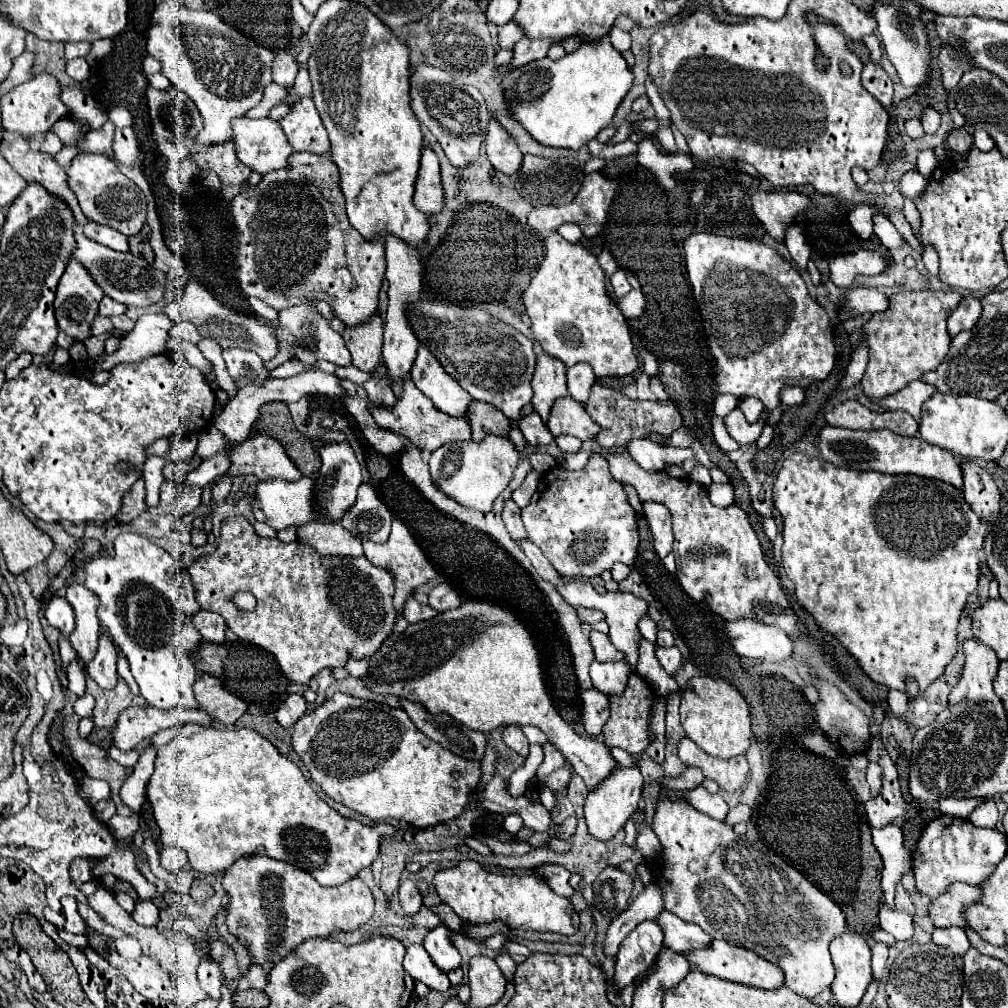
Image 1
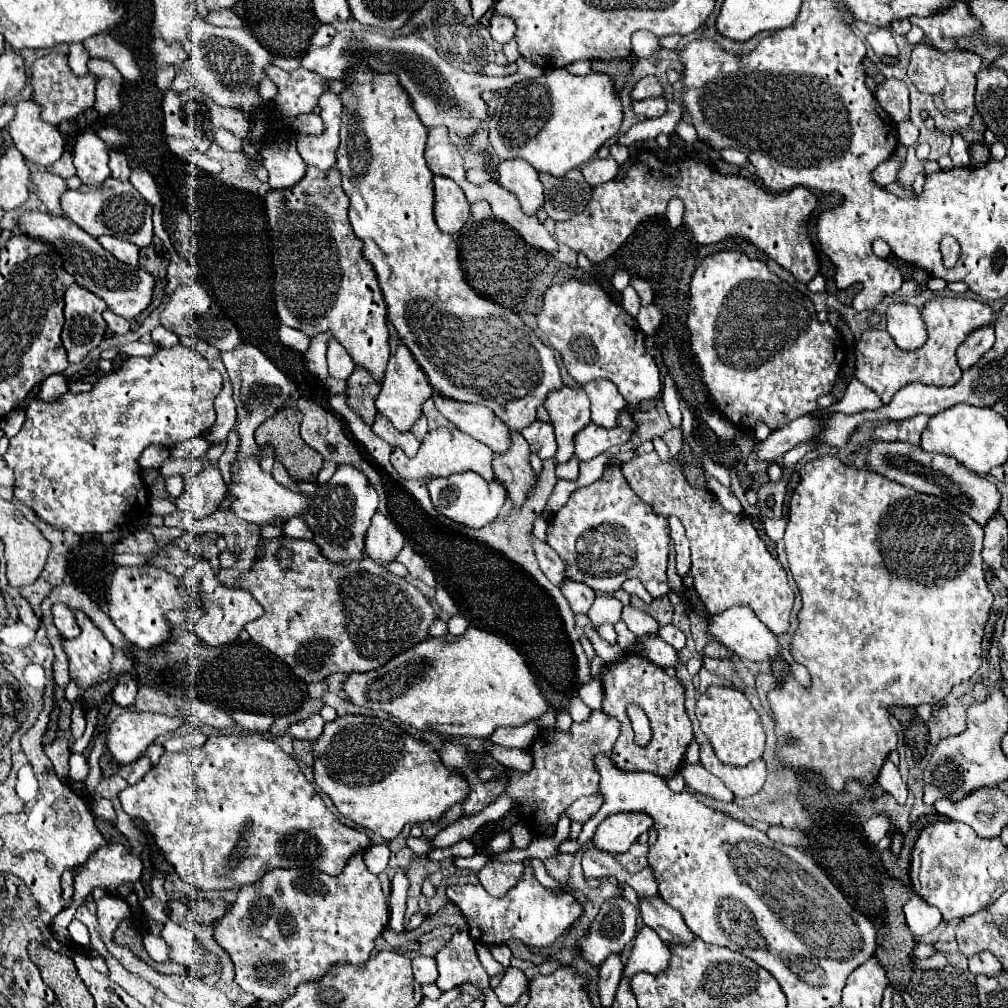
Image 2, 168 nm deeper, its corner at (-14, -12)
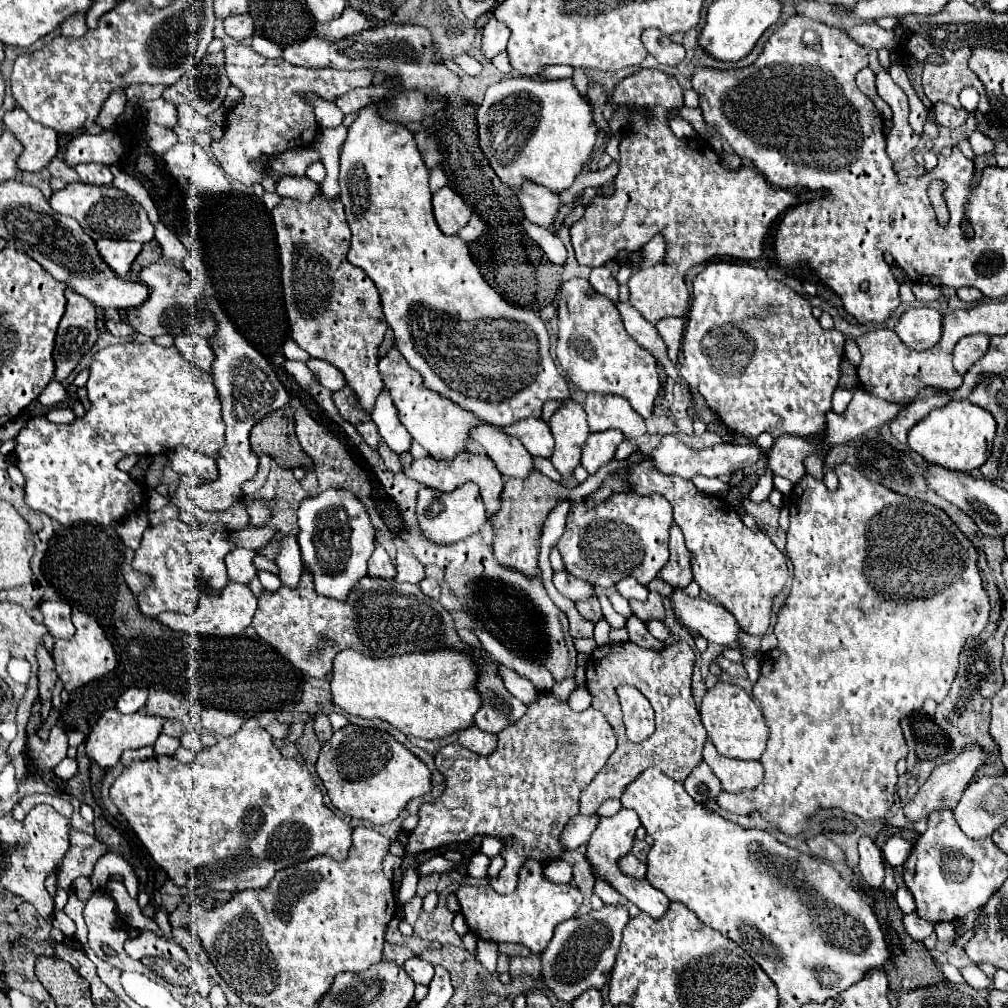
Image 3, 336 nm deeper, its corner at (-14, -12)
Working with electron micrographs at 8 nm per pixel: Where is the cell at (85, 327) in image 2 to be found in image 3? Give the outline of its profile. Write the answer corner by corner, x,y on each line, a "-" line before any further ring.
66,288
66,312
58,326
54,362
56,374
54,380
62,382
76,368
80,358
96,344
96,308
90,300

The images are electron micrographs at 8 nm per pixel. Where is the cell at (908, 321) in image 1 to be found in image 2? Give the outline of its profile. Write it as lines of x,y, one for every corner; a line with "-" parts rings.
938,296
926,304
926,328
928,340
922,348
914,352
900,350
892,336
886,330
866,330
856,342
856,378
872,388
884,404
910,382
934,384
934,386
952,386
962,376
962,370
956,362
956,348
962,340
976,328
996,322
996,312
980,300
962,298
962,296

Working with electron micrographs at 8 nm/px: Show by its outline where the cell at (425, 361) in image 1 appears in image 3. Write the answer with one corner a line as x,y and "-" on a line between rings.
480,424
474,430
470,430
470,438
484,446
486,454
494,460
496,468
504,476
526,478
530,470
534,470
532,456
528,454
528,450
518,442
518,438
502,432
500,428

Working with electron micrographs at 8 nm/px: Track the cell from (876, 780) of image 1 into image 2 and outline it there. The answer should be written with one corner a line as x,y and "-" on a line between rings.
872,816
862,824
864,826
864,834
866,834
870,844
878,844
880,838
886,836
886,832
890,830
890,822
888,820
890,820
888,816

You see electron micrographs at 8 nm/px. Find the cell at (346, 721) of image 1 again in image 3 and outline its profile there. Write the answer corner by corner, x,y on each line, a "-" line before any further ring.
354,724
334,730
324,750
320,750
316,772
332,804
342,814
368,820
374,826
396,820
410,800
432,792
432,774
418,756
402,746
392,734

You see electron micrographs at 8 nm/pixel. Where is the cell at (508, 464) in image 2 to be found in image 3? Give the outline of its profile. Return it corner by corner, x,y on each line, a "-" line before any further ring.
610,460
606,466
602,466
596,474
592,474
584,484
578,484
576,488
564,488
562,484
550,480
548,476
536,470
530,472
530,478
506,478
504,492
500,498
502,500
500,510
494,514
494,518
490,518
494,528
494,556
498,558
498,562
502,562
504,566
514,566
516,570
522,570
530,576
538,574
540,570
538,570
536,538
542,530
542,522
546,514
562,498
570,498
576,502
576,500
582,500
586,494
596,492
614,472
622,470
622,466
626,466
624,460

